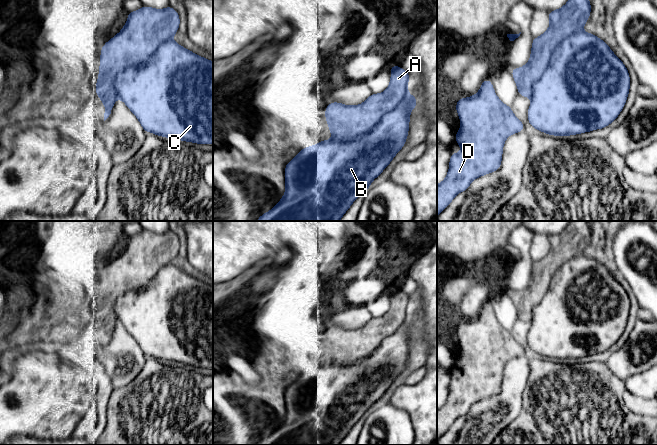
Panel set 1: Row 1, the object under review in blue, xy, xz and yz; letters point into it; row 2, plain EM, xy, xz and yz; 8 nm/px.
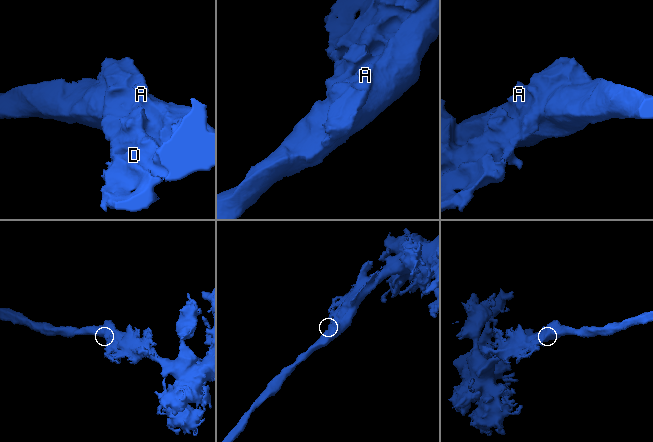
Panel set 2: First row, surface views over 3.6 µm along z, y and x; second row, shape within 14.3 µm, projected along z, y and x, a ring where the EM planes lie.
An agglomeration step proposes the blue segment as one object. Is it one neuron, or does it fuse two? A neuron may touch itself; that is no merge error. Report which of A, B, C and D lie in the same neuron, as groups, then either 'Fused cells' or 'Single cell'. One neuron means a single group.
Groups: A D / B C. Fused cells

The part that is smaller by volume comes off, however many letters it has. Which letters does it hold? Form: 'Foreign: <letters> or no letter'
Foreign: A, D

